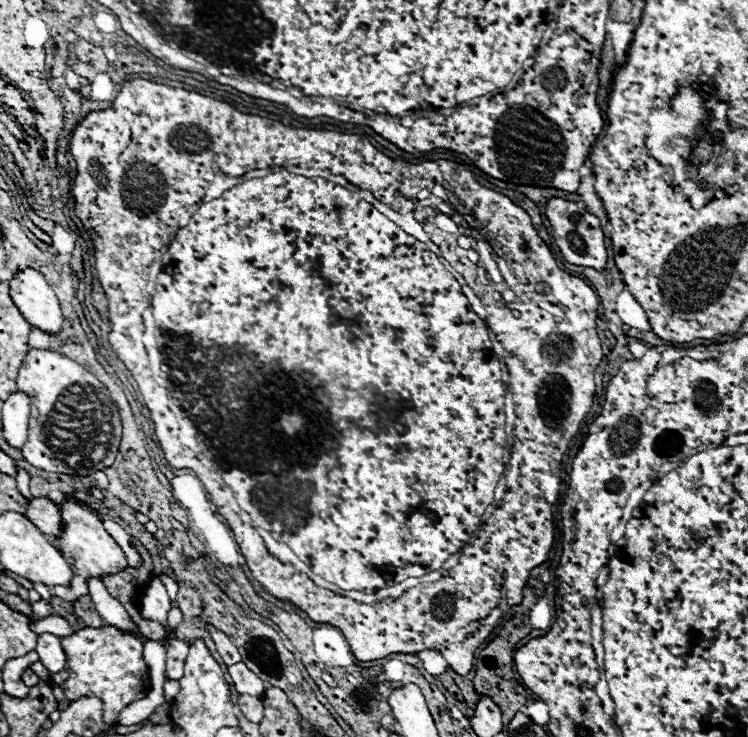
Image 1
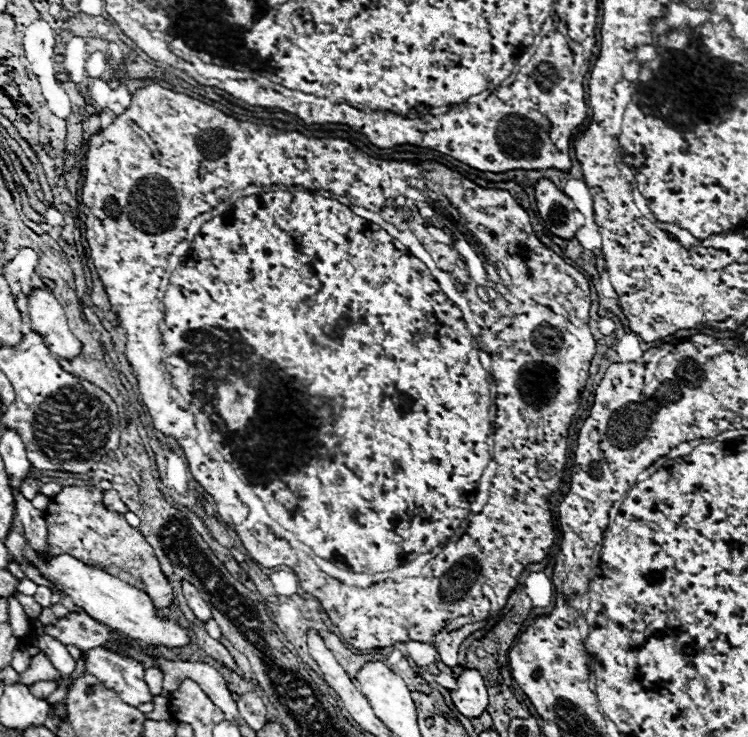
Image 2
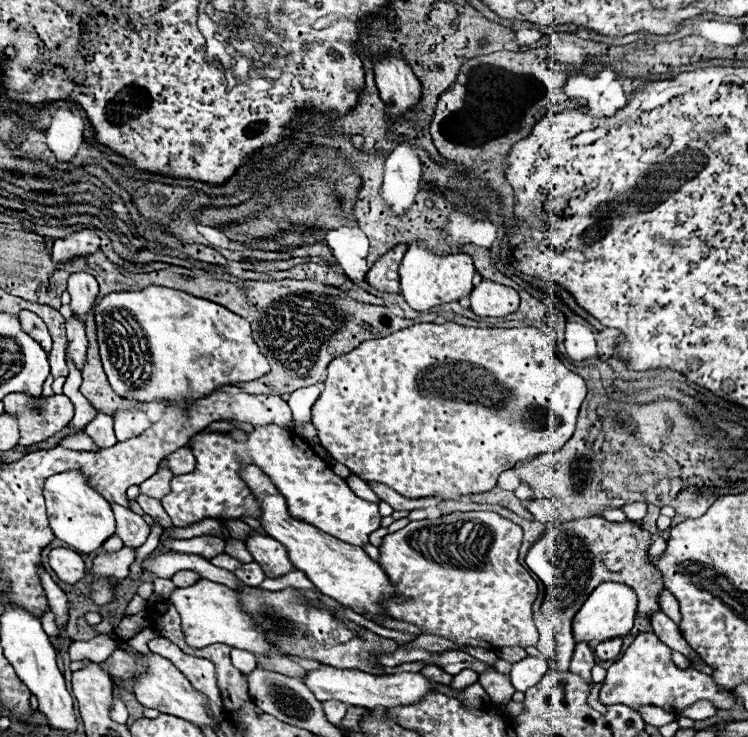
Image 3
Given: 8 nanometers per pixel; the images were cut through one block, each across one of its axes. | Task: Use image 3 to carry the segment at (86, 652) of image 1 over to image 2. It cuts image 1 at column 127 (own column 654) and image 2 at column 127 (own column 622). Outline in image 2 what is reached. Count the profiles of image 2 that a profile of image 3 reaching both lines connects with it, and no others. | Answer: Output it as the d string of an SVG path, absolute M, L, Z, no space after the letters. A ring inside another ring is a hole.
M92 648L86 654L86 674L96 676L106 688L112 688L120 700L138 706L142 702L152 702L150 690L144 682L144 666L122 652L112 652L104 648Z

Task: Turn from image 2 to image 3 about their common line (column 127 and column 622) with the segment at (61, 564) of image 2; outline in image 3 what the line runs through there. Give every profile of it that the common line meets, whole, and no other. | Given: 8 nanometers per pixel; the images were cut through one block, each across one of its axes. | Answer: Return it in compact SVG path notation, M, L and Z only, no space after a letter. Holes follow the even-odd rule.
M602 582L594 588L594 592L582 604L580 612L574 616L572 632L576 640L588 640L590 644L598 644L598 640L606 640L608 636L626 636L634 626L634 616L636 592L622 582Z

